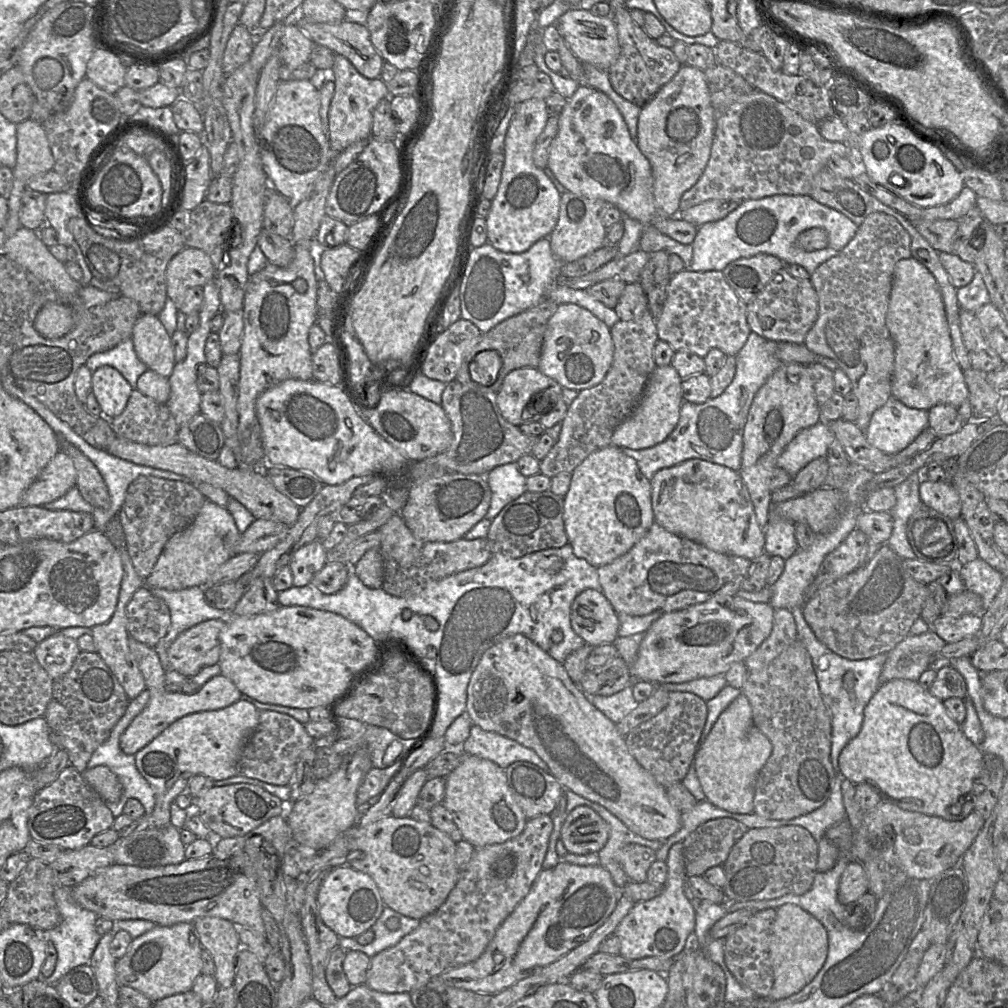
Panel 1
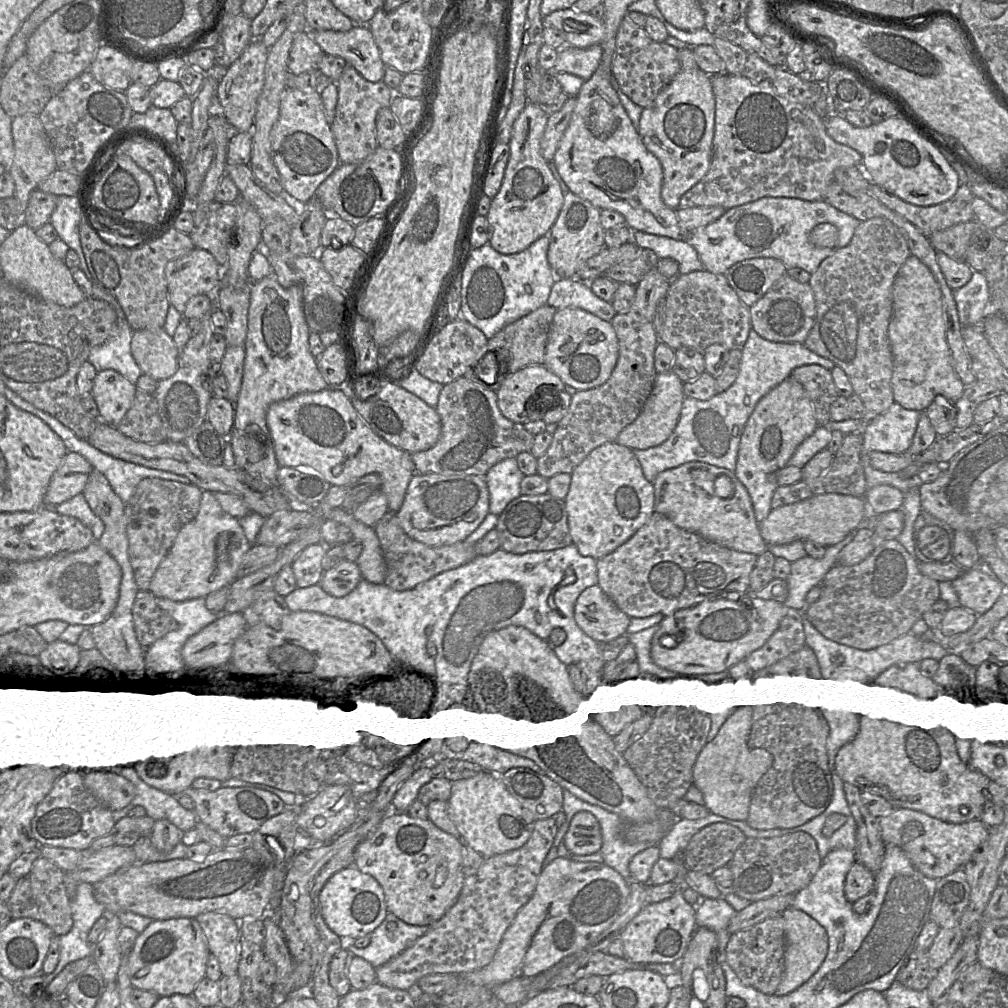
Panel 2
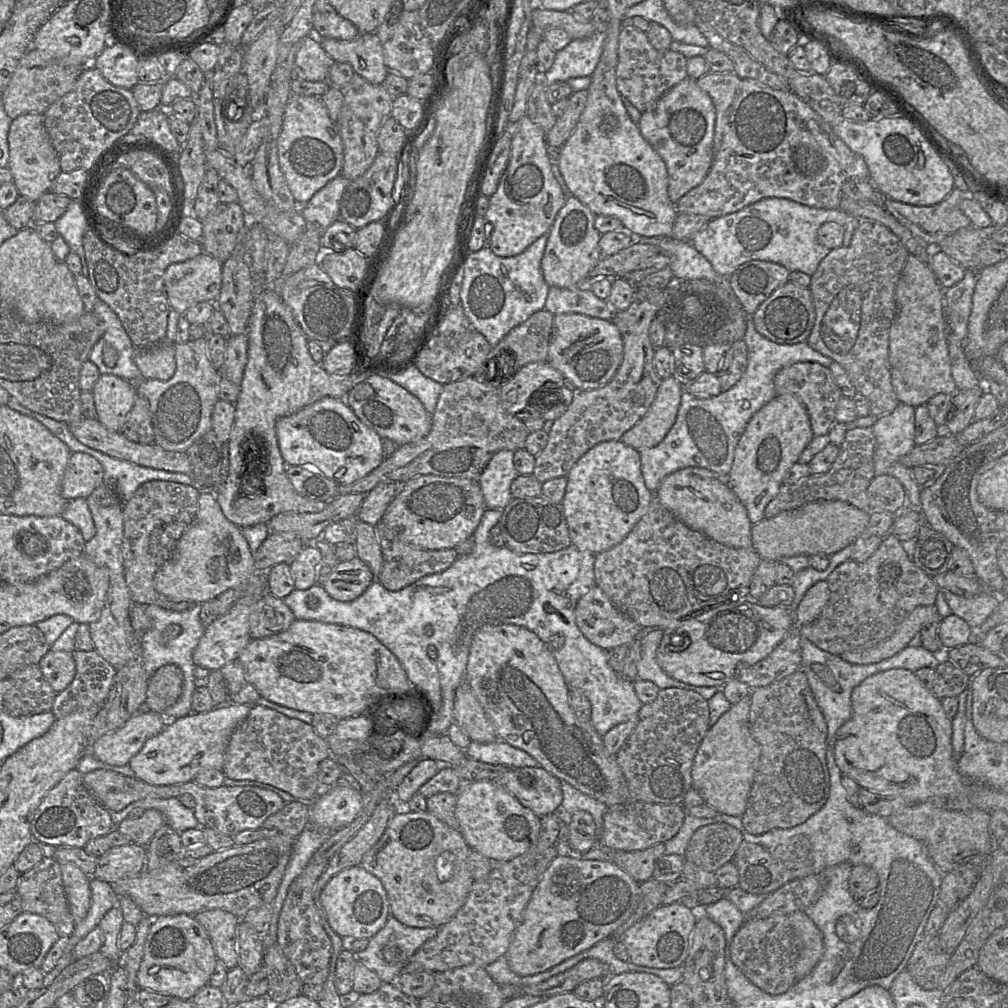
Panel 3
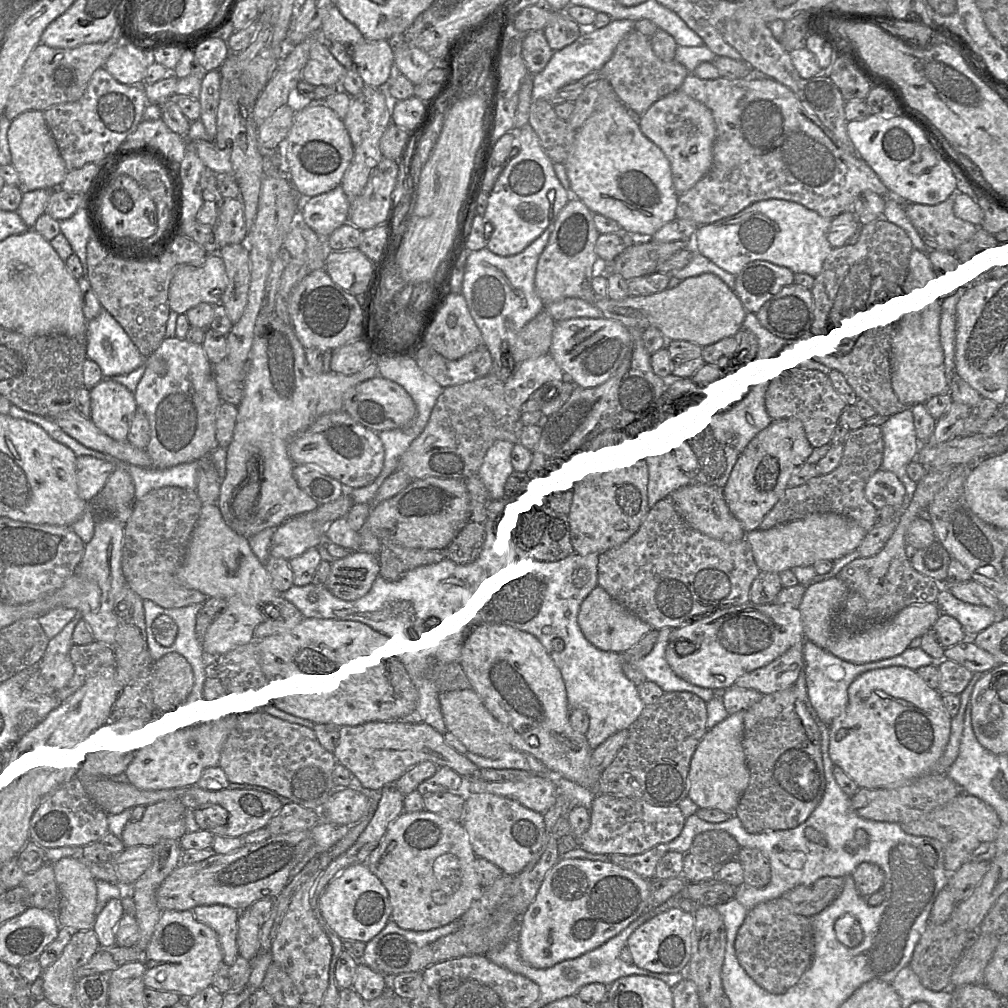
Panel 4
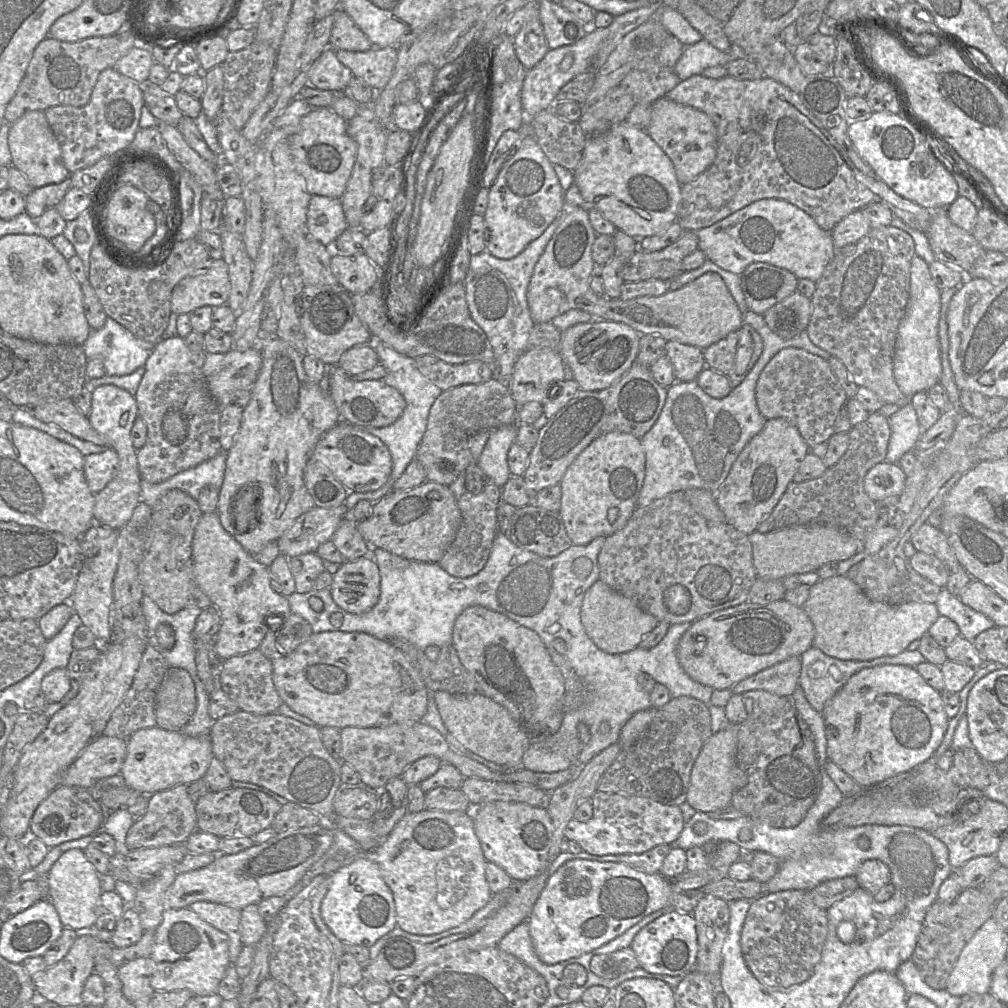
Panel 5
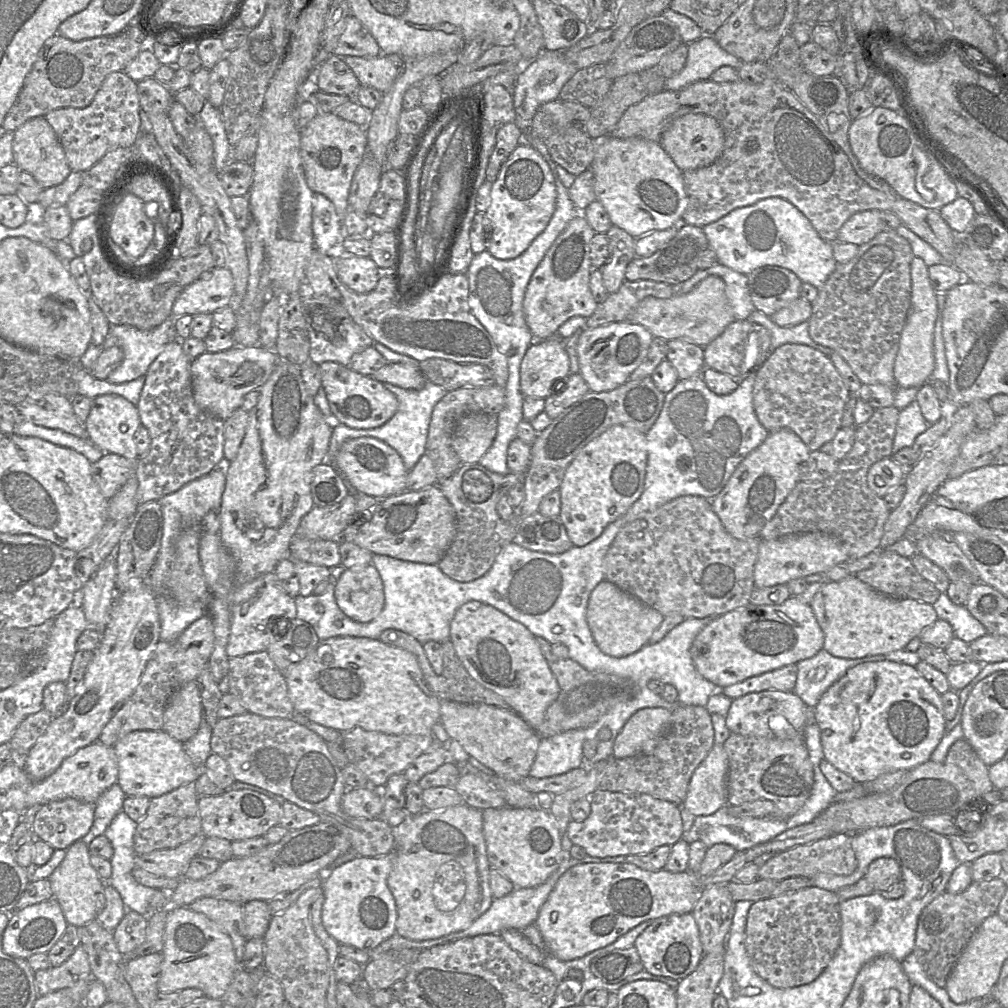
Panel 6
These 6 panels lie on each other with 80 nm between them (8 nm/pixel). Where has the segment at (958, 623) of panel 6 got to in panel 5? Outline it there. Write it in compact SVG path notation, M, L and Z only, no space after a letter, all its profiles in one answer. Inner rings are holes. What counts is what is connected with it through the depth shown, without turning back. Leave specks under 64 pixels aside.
M946 587L940 590L935 604L939 615L955 622L959 628L959 635L969 641L973 641L978 634L995 626L990 618L963 604Z

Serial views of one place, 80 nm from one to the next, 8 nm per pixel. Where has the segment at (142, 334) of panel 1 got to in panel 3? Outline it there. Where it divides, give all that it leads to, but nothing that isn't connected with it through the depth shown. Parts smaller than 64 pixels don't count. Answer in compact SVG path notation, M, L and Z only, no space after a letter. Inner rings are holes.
M167 340L147 348L136 348L134 361L145 380L168 381L176 371L174 345Z

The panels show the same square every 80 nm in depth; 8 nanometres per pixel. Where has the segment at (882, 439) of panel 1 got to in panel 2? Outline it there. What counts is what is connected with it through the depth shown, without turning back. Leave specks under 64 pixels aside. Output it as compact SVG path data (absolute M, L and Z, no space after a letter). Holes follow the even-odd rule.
M894 402L862 429L863 449L891 454L905 453L911 446L921 412Z

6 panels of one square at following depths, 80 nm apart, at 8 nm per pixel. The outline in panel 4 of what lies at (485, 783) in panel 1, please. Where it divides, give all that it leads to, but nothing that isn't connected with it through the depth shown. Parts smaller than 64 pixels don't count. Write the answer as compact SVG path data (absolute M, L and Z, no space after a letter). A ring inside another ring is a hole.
M466 794L461 823L469 836L475 855L499 867L503 874L515 876L520 873L536 857L544 844L544 816L515 800L495 794Z

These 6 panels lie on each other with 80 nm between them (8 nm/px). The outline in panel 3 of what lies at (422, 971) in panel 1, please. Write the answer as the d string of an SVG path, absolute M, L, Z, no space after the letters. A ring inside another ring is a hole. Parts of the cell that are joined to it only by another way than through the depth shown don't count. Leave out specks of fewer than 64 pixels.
M562 805L559 806L554 814L541 818L538 840L525 853L509 861L493 862L490 873L484 879L473 881L463 906L450 921L438 928L436 936L427 940L409 958L401 973L422 971L438 973L468 965L485 967L499 957L505 955L533 890L538 884L538 875L536 873L535 865L539 860L539 854L543 853L548 847L553 846L558 838L563 823L563 820L559 817L561 812L565 815L562 810Z

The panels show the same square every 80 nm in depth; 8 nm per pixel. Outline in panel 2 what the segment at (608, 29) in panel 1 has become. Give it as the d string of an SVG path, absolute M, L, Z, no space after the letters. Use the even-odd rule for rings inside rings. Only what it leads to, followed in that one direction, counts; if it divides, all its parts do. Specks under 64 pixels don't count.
M573 8L554 11L543 17L542 23L544 27L558 29L563 34L566 45L576 48L601 44L605 35L603 20Z

